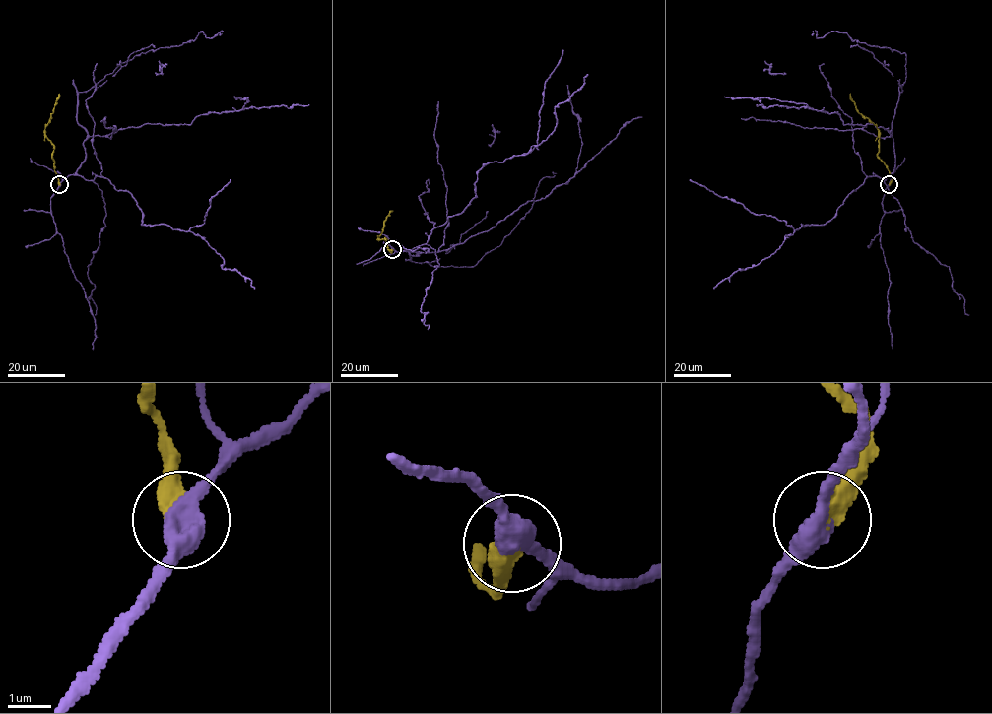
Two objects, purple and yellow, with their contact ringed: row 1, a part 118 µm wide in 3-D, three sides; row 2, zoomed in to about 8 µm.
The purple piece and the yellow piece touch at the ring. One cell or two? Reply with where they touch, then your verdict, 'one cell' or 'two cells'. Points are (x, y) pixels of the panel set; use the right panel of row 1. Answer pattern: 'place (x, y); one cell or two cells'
place (889, 184); two cells

